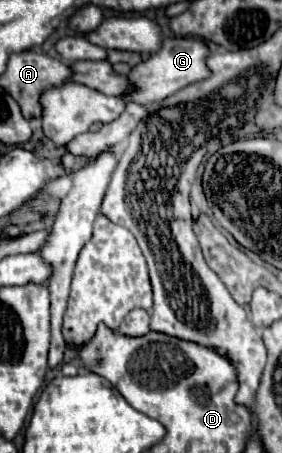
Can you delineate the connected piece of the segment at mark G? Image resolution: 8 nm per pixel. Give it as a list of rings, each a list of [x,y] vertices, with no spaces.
[[[186,37],[164,39],[160,51],[156,51],[150,59],[146,59],[140,65],[130,69],[128,79],[132,79],[132,83],[136,83],[136,91],[132,91],[132,95],[120,95],[120,99],[124,99],[124,103],[130,103],[132,99],[136,99],[136,103],[144,103],[144,107],[150,107],[156,101],[164,101],[168,95],[174,95],[176,91],[184,89],[186,85],[202,81],[210,75],[206,63],[204,63],[206,55],[208,55],[208,47],[200,39],[186,39]]]

